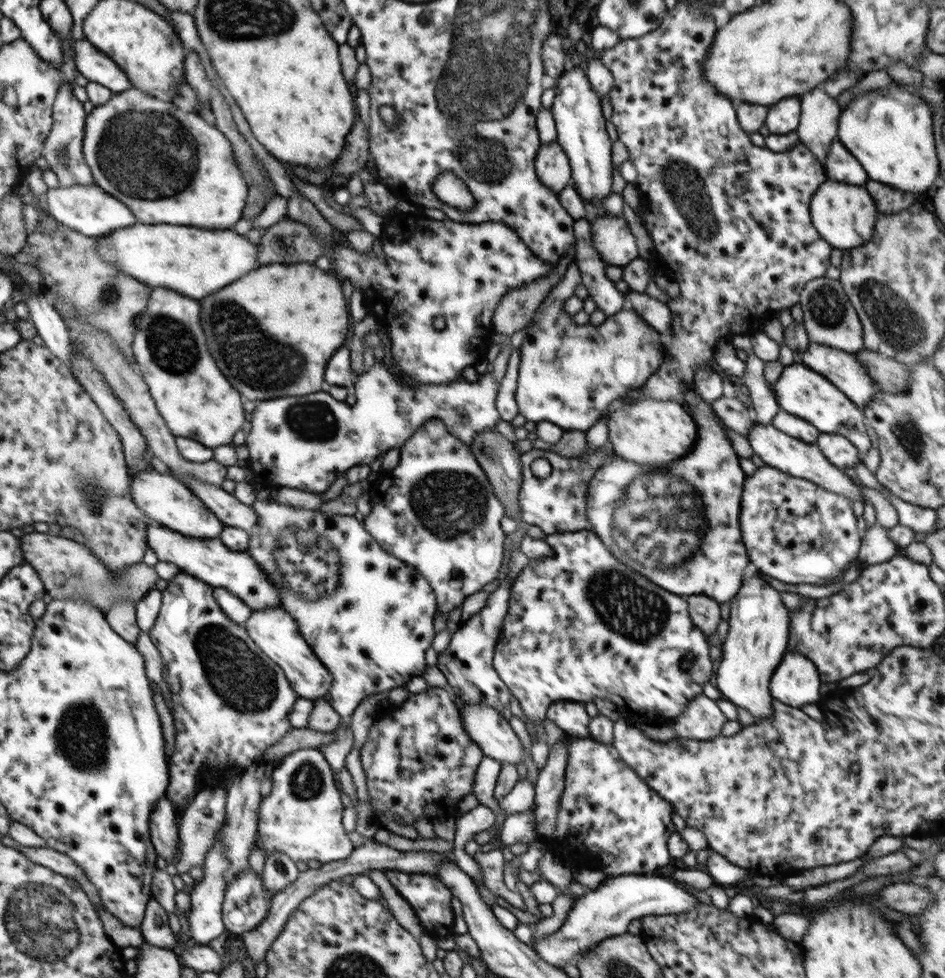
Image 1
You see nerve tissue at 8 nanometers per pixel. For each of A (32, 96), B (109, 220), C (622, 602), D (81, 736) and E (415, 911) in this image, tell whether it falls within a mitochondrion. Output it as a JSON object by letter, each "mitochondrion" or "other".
{"A":"other","B":"other","C":"mitochondrion","D":"mitochondrion","E":"other"}

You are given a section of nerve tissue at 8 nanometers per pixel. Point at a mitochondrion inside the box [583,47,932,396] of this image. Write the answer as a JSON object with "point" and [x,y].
{"point":[899,328]}

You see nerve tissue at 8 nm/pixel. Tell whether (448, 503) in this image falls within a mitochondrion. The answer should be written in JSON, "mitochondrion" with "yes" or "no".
{"mitochondrion":"yes"}

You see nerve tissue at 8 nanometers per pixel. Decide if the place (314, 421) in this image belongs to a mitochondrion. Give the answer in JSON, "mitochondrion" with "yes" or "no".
{"mitochondrion":"yes"}

